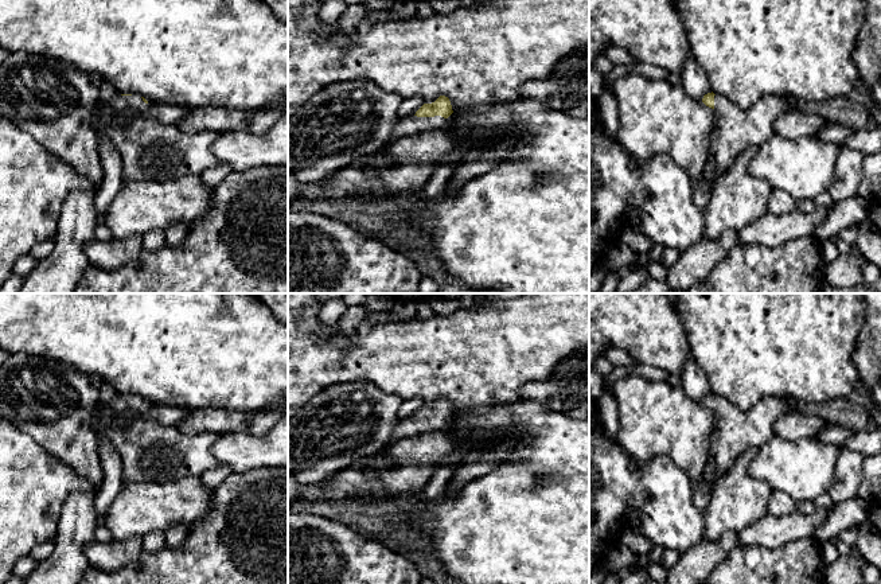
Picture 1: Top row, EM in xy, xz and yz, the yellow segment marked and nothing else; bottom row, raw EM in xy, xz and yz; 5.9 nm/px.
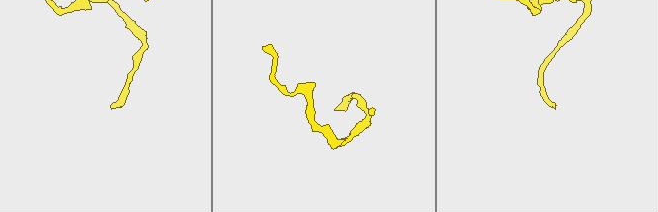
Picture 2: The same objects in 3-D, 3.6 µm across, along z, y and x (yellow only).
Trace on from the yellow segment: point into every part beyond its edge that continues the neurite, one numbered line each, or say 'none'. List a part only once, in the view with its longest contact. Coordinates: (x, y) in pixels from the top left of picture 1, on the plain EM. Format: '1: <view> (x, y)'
1: xz (405, 428)

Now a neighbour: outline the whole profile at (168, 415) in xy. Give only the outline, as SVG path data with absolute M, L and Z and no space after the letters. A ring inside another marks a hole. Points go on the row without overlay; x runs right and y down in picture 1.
M149 404L145 410L126 410L117 416L118 423L125 423L136 416L148 417L165 425L176 425L188 416L188 410L164 404Z

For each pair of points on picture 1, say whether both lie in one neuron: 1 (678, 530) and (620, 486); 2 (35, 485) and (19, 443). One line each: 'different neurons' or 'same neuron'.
1: same neuron
2: same neuron

